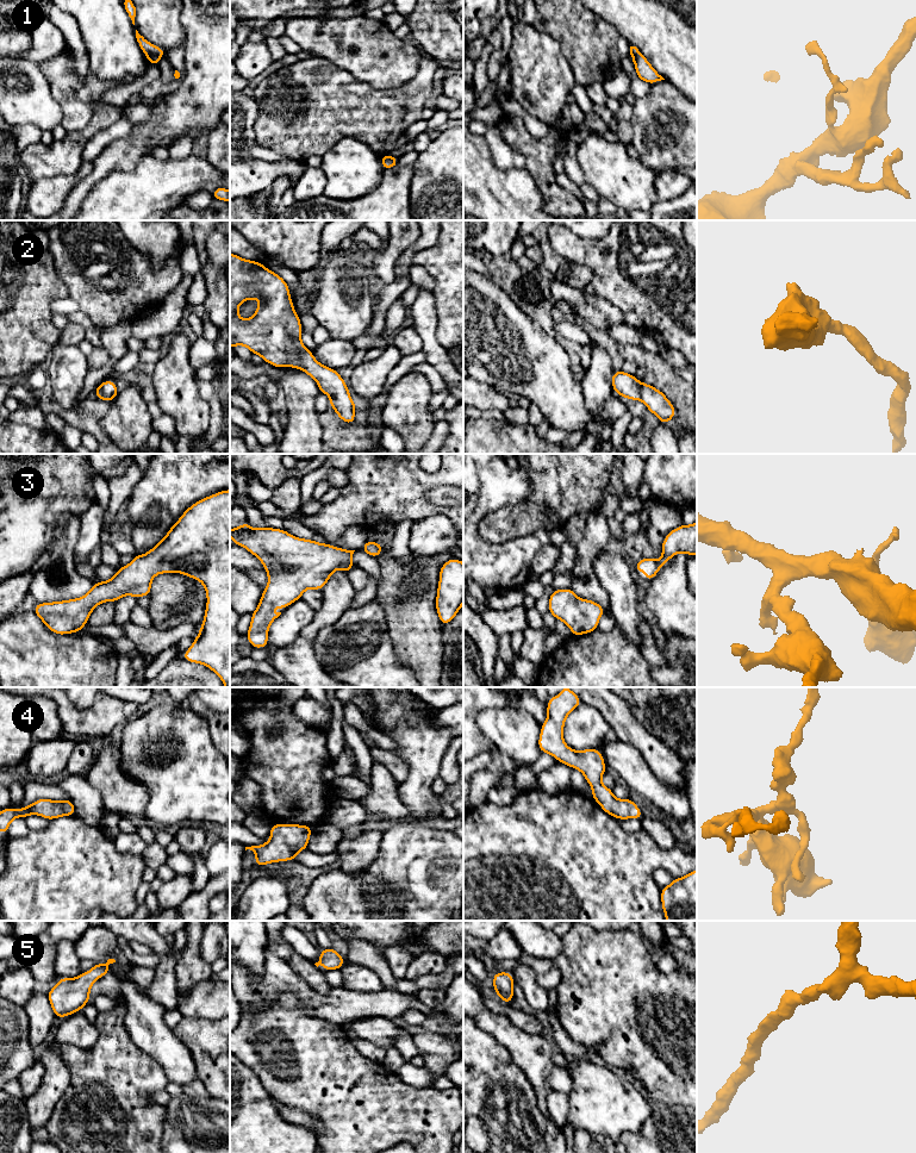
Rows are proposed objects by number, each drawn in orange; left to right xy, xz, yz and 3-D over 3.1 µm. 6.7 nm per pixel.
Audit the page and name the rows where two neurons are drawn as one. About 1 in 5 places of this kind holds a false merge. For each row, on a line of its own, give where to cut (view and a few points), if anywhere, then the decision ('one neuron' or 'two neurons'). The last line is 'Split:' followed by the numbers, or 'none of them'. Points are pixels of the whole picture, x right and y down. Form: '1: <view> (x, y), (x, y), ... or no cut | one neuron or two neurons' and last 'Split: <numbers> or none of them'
1: xy (147, 56), (155, 55), (160, 57) | two neurons
2: no cut | one neuron
3: no cut | one neuron
4: no cut | one neuron
5: no cut | one neuron
Split: 1

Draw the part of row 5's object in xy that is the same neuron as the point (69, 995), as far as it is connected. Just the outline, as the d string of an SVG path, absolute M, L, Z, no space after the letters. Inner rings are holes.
M108 959L106 964L94 964L88 973L82 972L75 978L60 978L57 984L48 992L46 997L56 1017L67 1017L81 1009L89 1002L89 991L95 980L110 973L110 964L116 962L114 959Z

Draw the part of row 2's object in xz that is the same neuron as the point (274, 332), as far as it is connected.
M230 253L230 347L247 347L253 354L260 355L264 362L274 367L292 367L313 378L322 393L330 397L331 406L337 416L347 424L354 423L356 404L349 388L336 369L318 362L312 351L301 342L303 329L297 314L289 287L286 281L257 261L249 261ZM249 299L258 299L254 316L243 319L238 316L238 307Z

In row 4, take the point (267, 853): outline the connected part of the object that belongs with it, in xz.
M270 824L270 839L261 846L245 847L256 854L255 866L298 860L297 854L307 849L312 827L300 824Z

